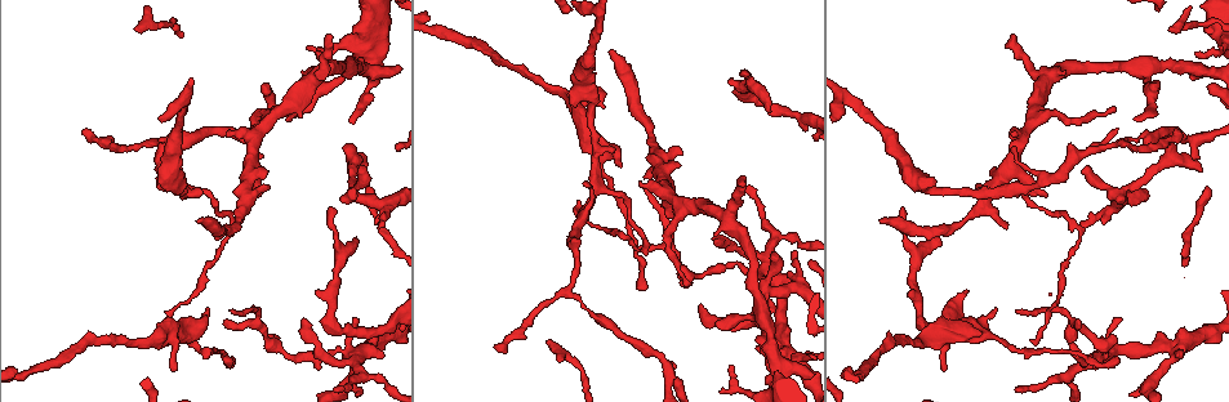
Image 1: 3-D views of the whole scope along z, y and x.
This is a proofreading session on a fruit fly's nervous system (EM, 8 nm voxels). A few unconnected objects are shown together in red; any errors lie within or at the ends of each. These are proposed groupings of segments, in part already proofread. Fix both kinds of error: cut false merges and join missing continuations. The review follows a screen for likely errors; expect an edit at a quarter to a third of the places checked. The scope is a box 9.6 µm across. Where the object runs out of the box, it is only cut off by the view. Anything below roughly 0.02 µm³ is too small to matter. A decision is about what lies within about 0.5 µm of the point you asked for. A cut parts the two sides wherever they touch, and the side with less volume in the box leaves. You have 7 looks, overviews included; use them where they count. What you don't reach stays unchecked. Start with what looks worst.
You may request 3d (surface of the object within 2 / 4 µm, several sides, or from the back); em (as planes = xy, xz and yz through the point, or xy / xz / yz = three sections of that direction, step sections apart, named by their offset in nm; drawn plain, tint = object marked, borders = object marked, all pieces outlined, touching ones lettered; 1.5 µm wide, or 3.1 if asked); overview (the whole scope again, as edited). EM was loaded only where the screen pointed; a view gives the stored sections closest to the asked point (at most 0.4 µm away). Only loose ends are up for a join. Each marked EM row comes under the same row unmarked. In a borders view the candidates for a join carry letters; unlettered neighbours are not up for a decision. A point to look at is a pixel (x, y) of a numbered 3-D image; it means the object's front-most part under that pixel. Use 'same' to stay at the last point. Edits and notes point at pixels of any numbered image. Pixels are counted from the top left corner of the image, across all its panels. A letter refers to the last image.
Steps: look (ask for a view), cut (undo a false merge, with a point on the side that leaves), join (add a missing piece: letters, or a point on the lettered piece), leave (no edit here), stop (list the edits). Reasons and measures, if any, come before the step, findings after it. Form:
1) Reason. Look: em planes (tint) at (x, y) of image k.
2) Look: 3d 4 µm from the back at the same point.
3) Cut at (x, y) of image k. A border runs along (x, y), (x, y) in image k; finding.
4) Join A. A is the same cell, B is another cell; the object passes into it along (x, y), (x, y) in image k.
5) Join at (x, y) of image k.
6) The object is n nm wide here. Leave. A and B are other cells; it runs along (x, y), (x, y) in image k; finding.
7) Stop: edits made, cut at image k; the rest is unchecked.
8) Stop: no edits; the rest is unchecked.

Branch stops here. Look: em planes (borders) at (939, 240) of image 1.

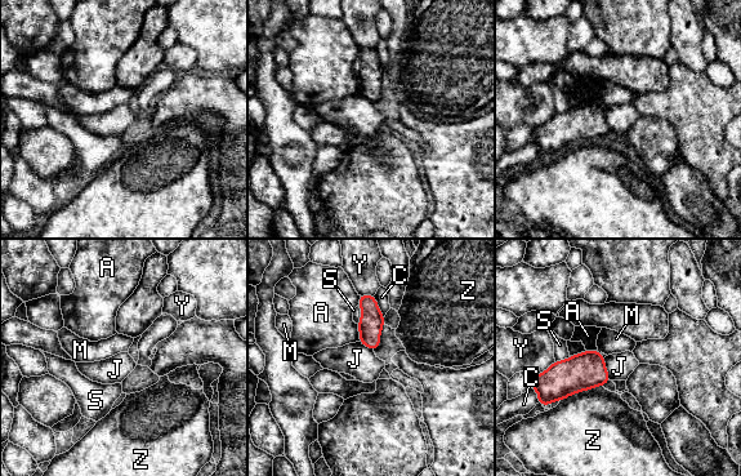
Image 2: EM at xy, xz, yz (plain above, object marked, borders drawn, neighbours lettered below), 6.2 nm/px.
The object is 150 nm wide here. Leave. A, C, J, M, S, Y and Z are other cells; a border runs along (603, 357), (610, 379) in image 2; none of them fits.

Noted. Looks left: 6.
Look: em xz step 8 (tint) at (782, 339) of image 1.

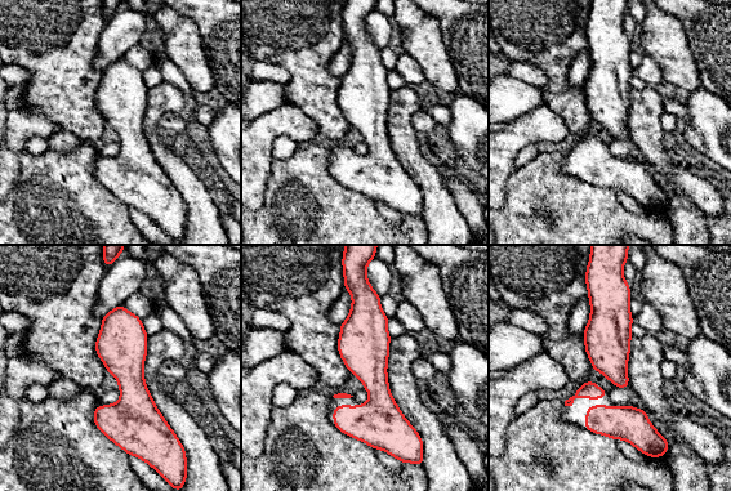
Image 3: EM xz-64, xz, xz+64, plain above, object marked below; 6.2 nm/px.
Look: em planes (borders) at the same point.

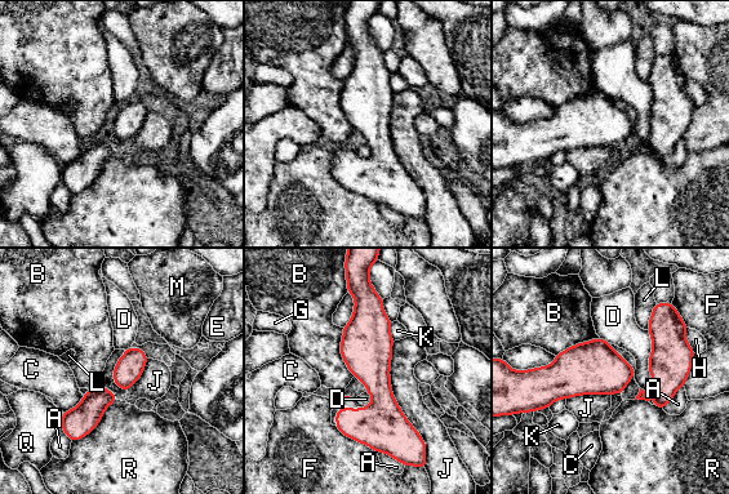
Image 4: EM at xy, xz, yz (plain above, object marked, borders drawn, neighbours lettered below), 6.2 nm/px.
Leave. A, B, C, D, E, F, G, H, J, K, L, M, Q and R are other cells; it runs along (361, 294), (382, 448) in image 4; continuous, no second neuron.

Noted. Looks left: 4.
Free end. Look: em xz step 4 (borders) at (174, 370) of image 1.

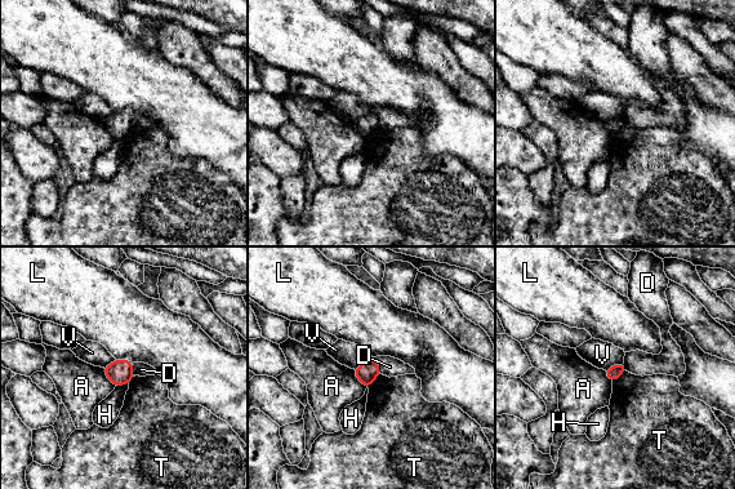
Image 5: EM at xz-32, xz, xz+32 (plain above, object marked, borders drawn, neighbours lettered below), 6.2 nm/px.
Leave. A, D, H, L, T and V are other cells; a border runs along (379, 373), (366, 387) in image 5; no lettered piece goes on from it.

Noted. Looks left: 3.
Stop: no edits; the rest is unchecked.

